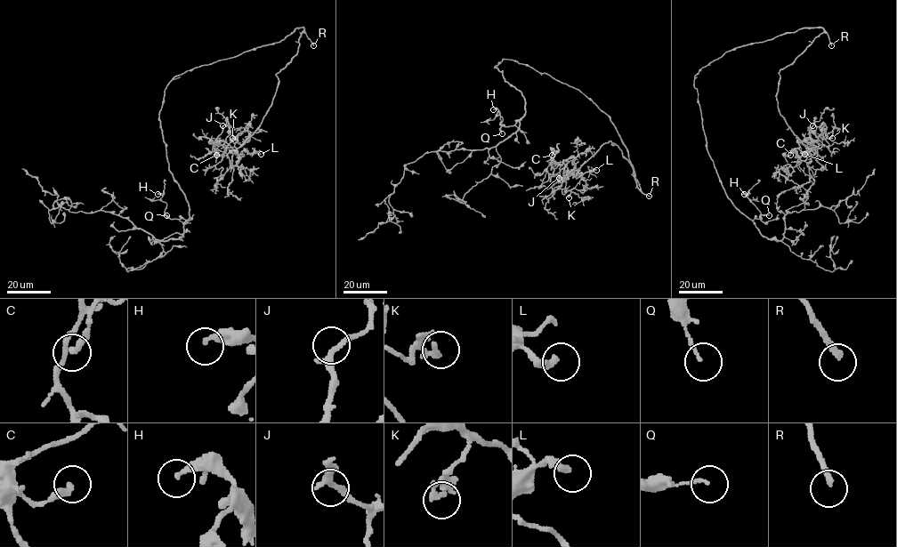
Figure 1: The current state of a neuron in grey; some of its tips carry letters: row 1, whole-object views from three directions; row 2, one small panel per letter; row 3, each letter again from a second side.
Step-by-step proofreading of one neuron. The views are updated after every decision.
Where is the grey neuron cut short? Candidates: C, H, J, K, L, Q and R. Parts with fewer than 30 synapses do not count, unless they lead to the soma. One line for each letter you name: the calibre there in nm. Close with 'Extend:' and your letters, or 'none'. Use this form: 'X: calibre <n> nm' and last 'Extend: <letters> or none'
J: calibre 220 nm
R: calibre 220 nm
Extend: J, R

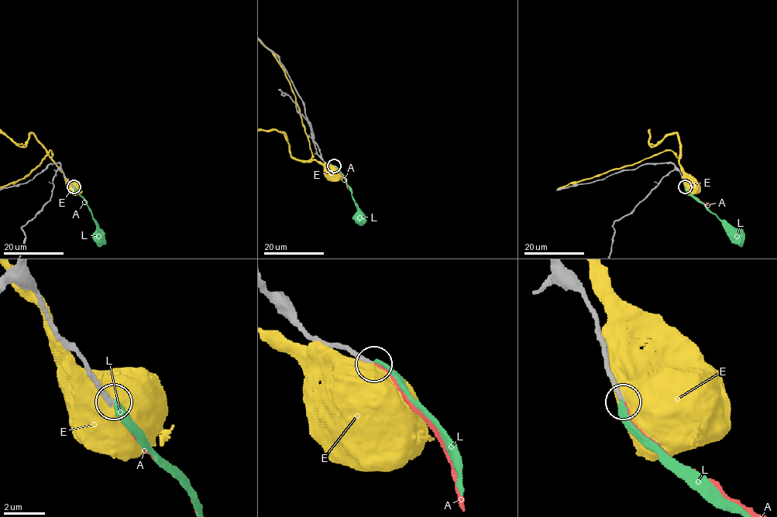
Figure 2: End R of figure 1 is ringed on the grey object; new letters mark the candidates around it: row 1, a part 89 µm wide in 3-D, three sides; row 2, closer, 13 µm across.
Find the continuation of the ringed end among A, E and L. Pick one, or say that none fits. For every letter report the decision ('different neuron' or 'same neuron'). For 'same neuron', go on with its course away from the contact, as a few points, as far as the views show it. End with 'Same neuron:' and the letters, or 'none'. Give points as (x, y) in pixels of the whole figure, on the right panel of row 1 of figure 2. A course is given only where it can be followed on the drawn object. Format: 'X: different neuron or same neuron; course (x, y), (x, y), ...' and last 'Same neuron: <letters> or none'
A: same neuron
E: different neuron
L: different neuron
Same neuron: A

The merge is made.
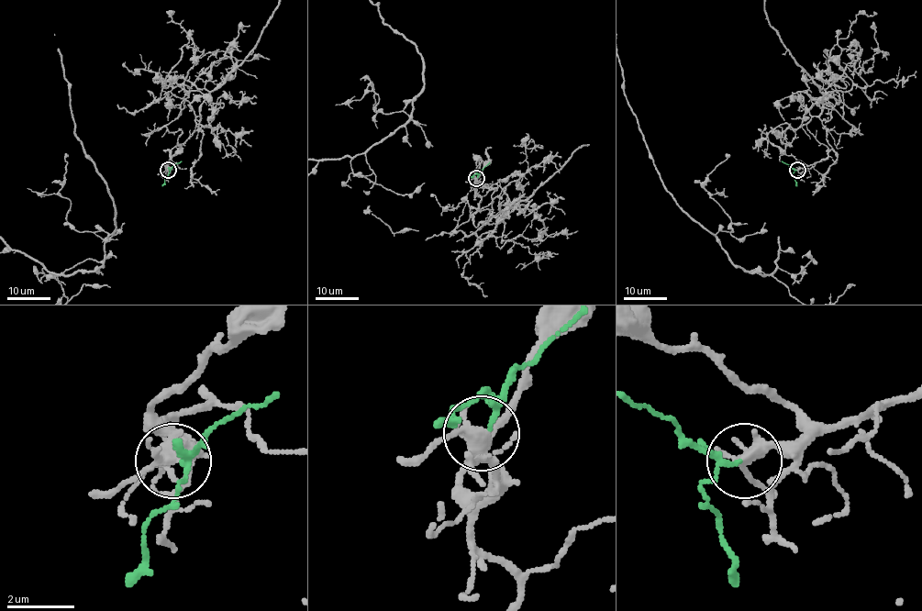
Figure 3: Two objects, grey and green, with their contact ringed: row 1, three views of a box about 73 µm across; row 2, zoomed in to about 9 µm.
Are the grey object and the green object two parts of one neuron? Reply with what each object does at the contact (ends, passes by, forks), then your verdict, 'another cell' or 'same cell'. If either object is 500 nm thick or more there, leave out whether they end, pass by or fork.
grey passes by; green forks; same cell

